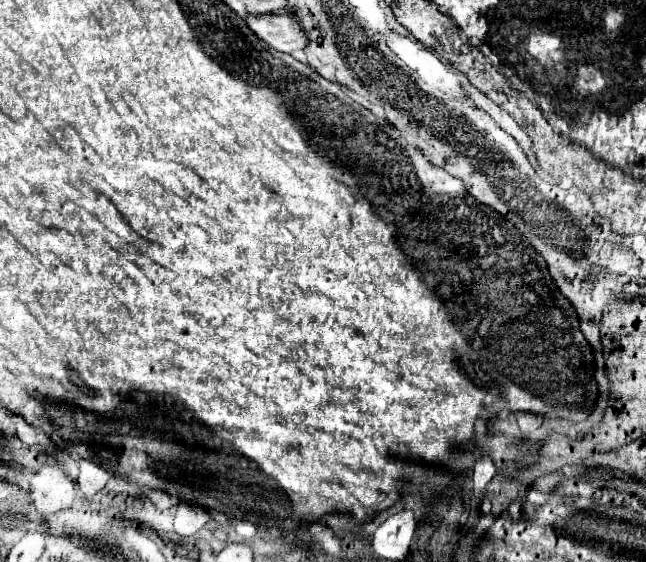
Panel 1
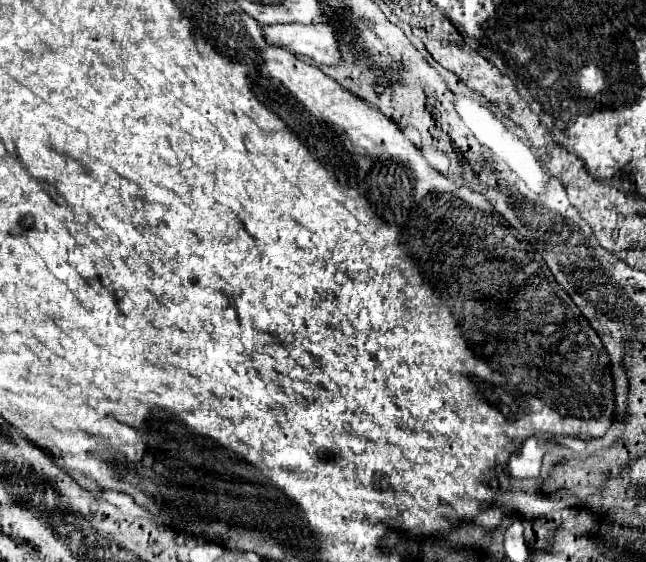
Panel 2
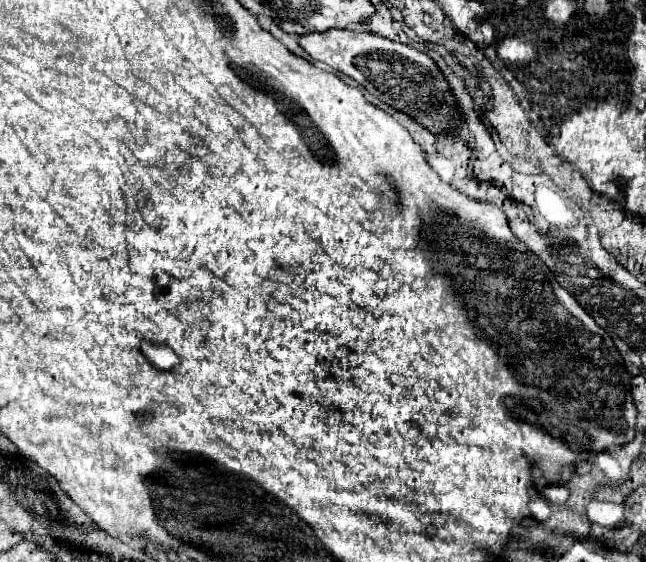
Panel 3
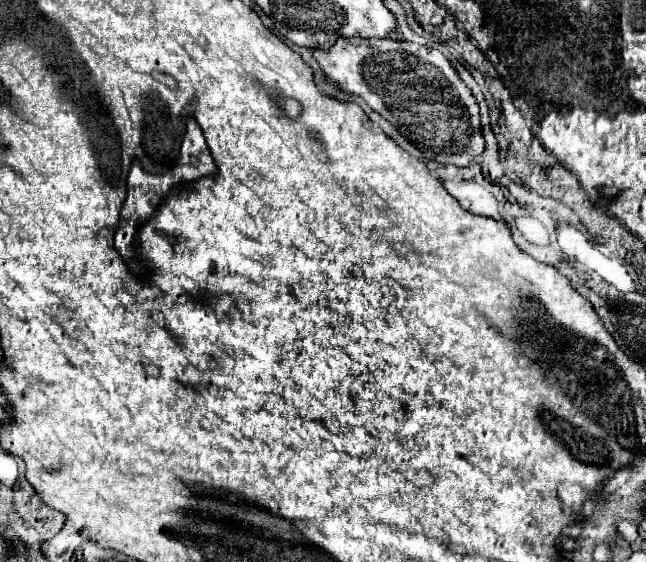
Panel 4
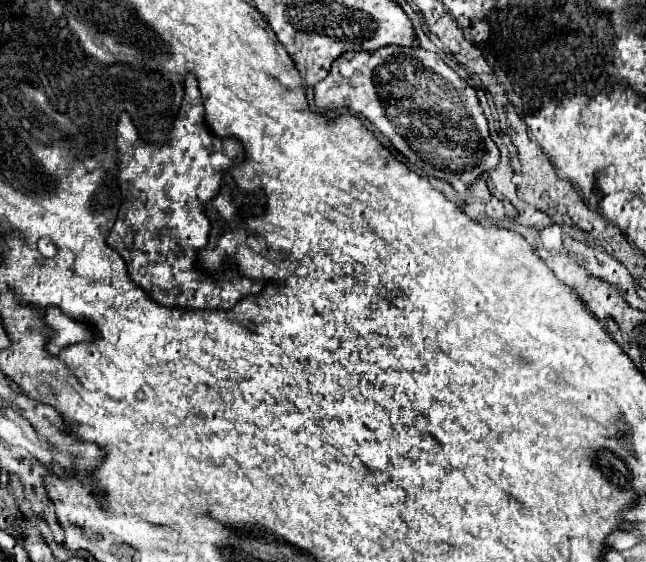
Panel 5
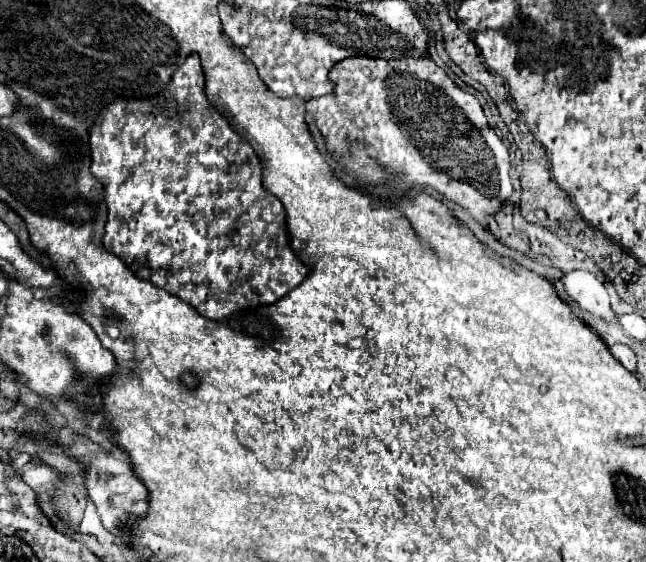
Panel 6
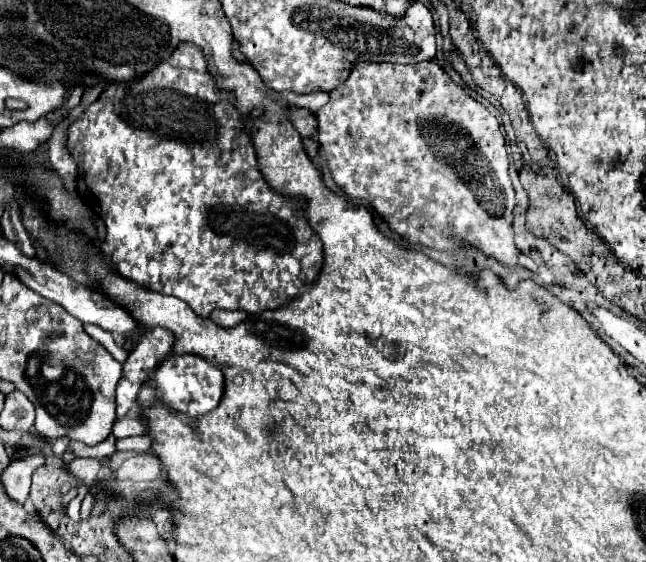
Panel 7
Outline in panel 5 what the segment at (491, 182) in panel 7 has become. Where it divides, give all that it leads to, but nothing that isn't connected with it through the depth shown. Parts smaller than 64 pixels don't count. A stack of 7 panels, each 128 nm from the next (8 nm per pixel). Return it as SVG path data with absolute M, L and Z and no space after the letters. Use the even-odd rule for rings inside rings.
M380 48L376 52L344 52L344 56L338 56L334 62L332 62L332 68L328 72L328 76L324 80L320 80L316 86L314 86L314 104L318 110L322 112L330 112L330 110L348 110L350 114L356 114L356 116L364 116L366 120L370 120L382 136L386 136L392 144L392 148L402 154L412 166L420 168L420 170L426 170L428 176L432 178L438 178L438 180L444 180L444 182L450 182L454 184L456 180L462 180L466 186L472 186L478 178L482 176L488 176L492 170L498 168L500 164L500 150L498 146L494 144L494 140L490 138L490 132L488 132L488 122L486 122L486 116L482 112L482 106L478 102L478 96L476 96L476 90L466 82L462 80L452 68L448 68L442 58L438 58L436 54L432 52L426 52L422 48Z

